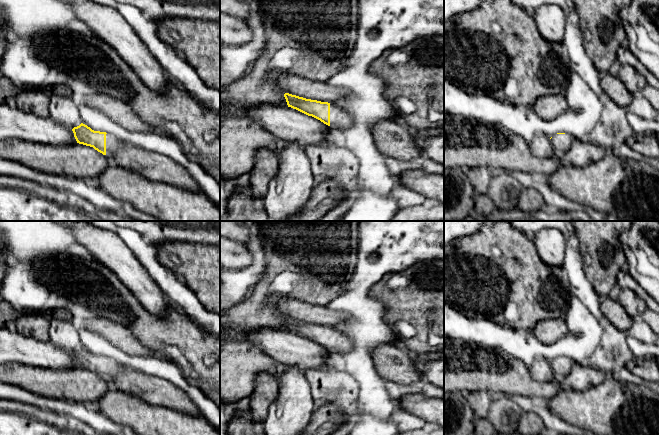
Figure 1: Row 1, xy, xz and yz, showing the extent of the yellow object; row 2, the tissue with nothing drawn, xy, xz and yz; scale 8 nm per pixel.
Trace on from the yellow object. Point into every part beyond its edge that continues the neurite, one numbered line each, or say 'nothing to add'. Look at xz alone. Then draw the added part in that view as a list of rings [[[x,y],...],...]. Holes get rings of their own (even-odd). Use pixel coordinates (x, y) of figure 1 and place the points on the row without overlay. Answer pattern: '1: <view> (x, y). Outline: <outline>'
1: xz (338, 342). Outline: [[[330,328],[330,350],[348,352],[353,348],[353,343],[336,328]]]

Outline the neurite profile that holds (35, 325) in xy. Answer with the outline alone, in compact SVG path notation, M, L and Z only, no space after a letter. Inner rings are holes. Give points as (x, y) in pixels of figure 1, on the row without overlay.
M17 313L14 322L18 333L37 339L40 342L50 341L50 318L47 314Z

